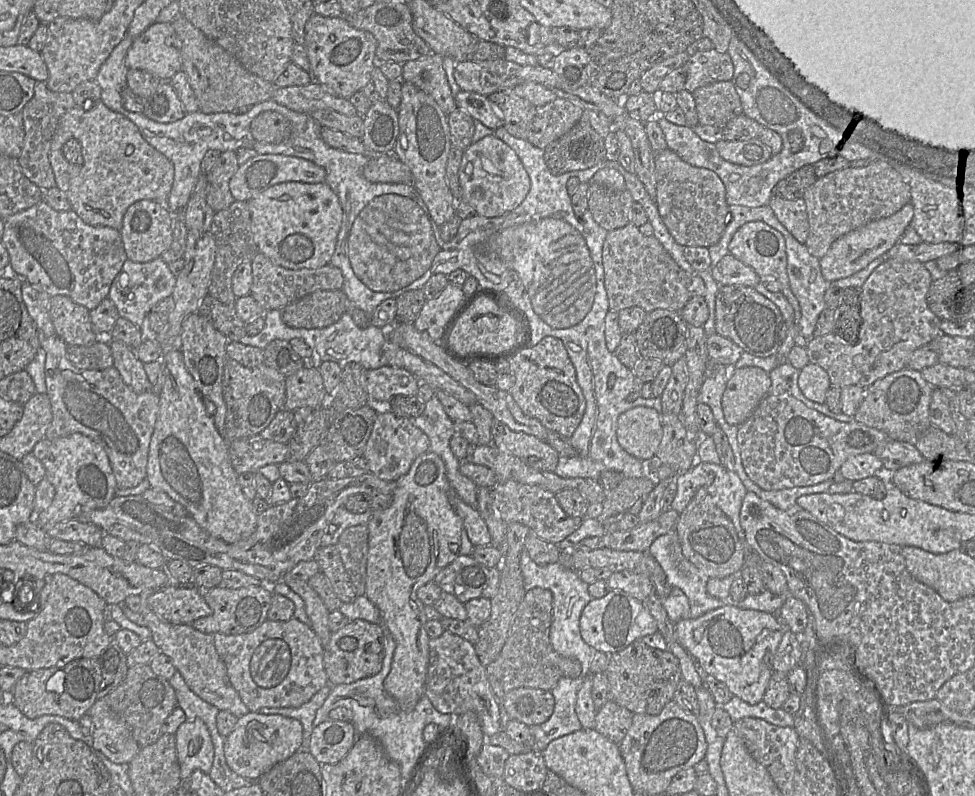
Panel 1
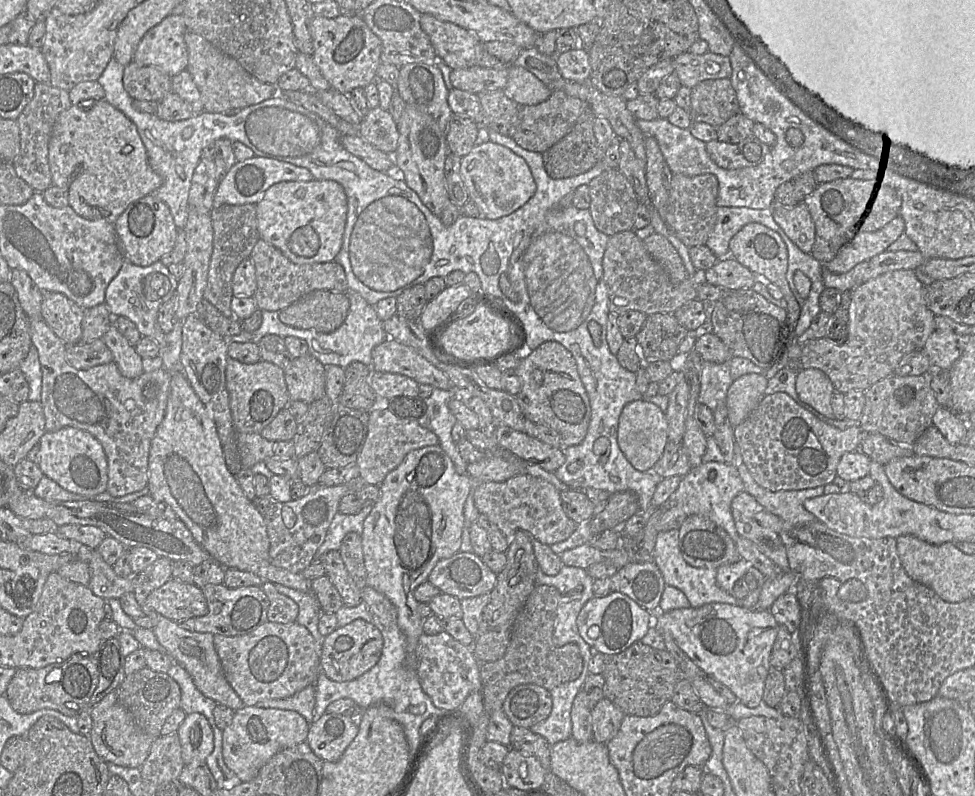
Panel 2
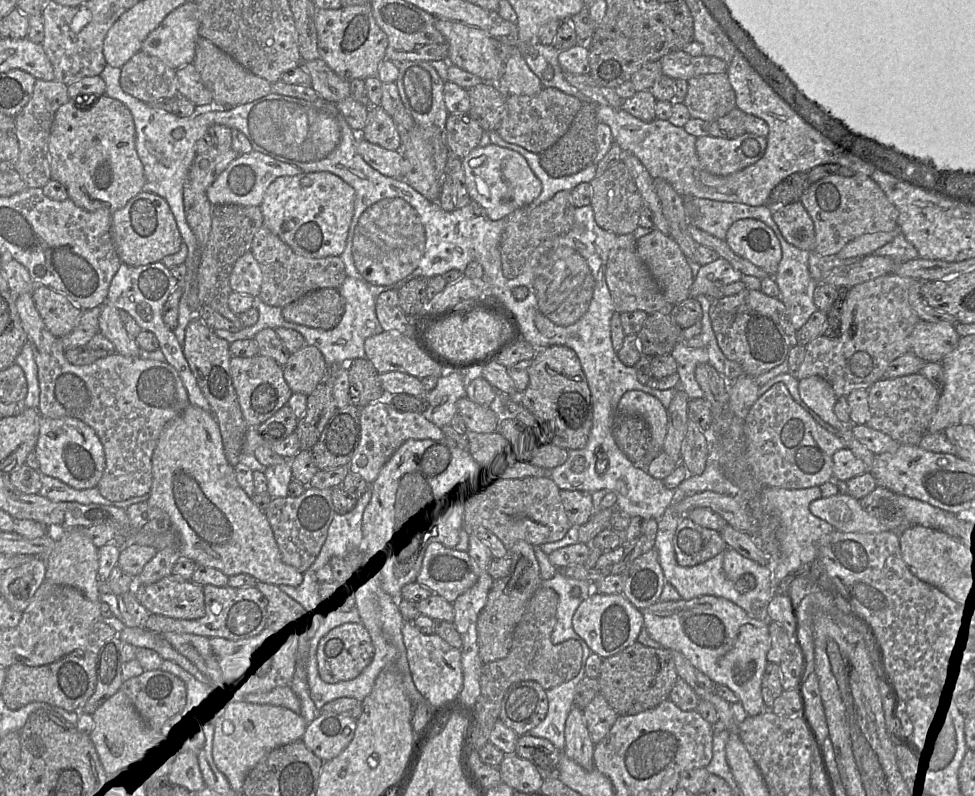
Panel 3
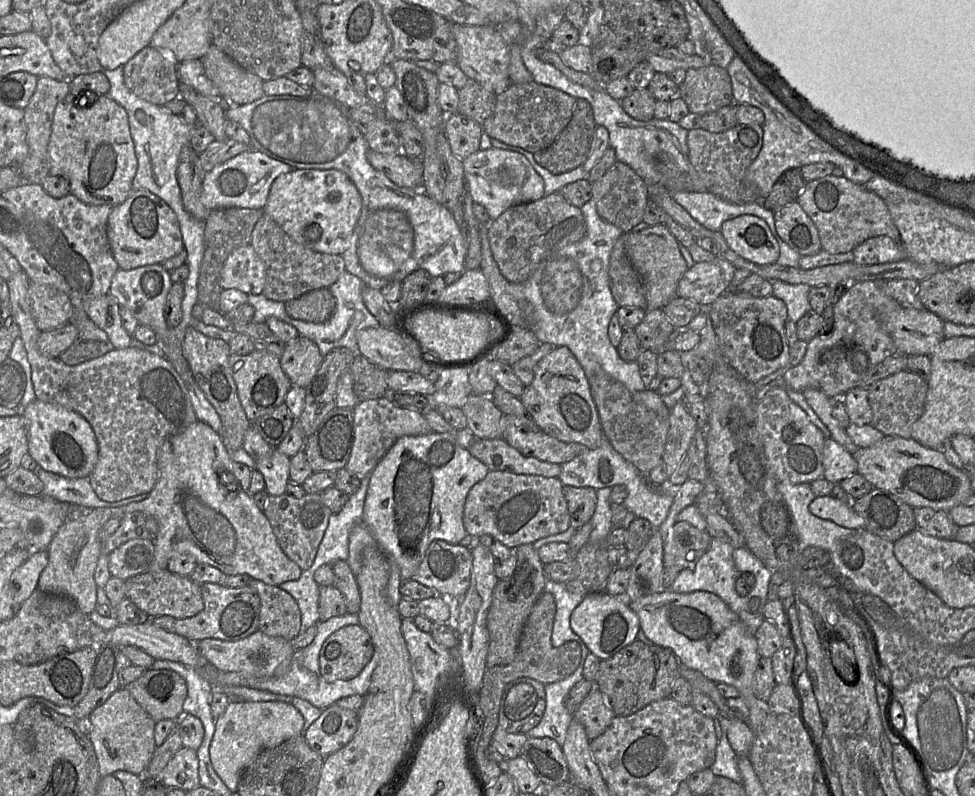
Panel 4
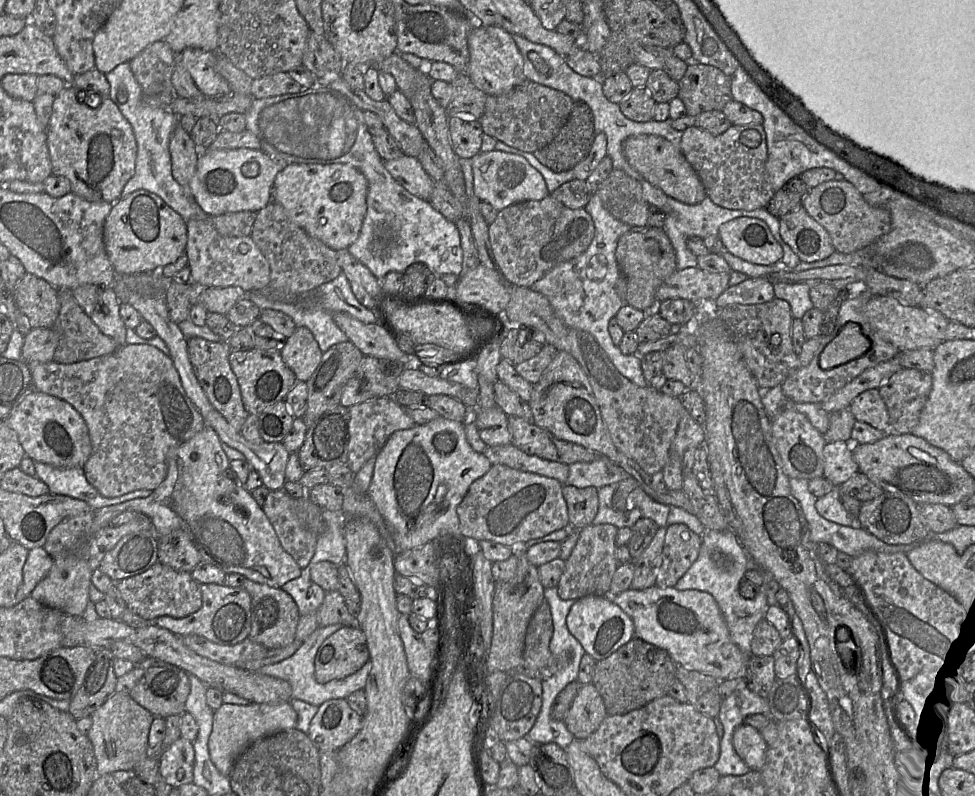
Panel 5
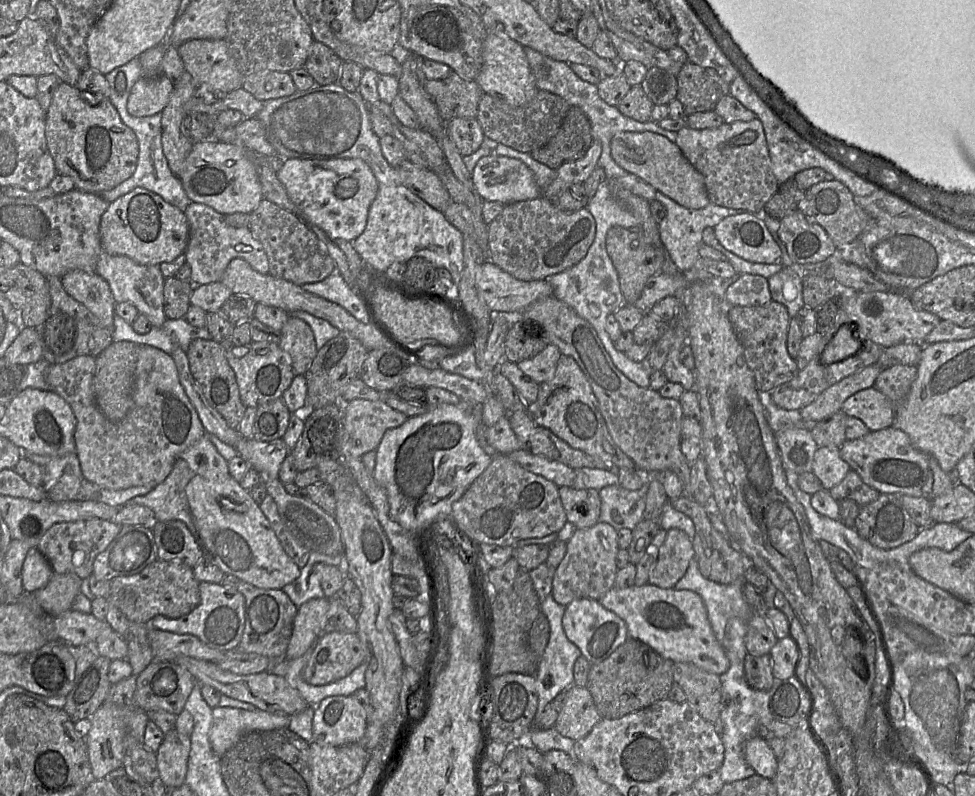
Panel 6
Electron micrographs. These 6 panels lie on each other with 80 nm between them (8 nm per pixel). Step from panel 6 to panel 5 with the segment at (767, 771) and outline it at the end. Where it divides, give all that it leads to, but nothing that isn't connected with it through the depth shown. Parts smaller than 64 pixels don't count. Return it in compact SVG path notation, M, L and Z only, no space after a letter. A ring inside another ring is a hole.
M740 725L733 734L733 747L751 770L760 771L764 767L769 746L760 731L754 727Z

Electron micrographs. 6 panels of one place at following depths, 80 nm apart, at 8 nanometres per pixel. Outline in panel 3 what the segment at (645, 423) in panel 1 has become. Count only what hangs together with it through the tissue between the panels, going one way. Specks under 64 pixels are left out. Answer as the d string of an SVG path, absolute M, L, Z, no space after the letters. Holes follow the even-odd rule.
M627 391L618 403L619 414L643 419L650 430L655 445L655 457L662 451L668 429L668 412L654 396L638 391Z

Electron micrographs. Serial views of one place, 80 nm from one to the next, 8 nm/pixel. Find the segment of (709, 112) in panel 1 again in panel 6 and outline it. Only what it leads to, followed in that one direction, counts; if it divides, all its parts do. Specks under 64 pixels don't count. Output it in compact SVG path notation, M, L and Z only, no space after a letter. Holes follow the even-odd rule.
M685 63L677 77L676 99L682 104L684 116L713 111L721 98L729 94L726 83L713 68Z

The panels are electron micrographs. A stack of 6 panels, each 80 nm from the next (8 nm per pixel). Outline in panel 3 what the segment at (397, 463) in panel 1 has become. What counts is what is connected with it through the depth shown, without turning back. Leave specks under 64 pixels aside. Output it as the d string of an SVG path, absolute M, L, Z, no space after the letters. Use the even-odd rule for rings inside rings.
M388 396L380 397L378 401L360 408L360 439L348 469L368 484L372 484L382 467L405 441L444 438L441 428L427 420L421 413L398 411L391 405Z

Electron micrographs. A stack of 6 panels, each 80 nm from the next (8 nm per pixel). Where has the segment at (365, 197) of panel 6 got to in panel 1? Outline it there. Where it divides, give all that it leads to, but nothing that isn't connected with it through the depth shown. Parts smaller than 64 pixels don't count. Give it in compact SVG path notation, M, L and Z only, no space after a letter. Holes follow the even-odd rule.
M282 182L248 201L251 230L258 252L287 269L315 269L329 264L335 251L343 211L326 182Z

